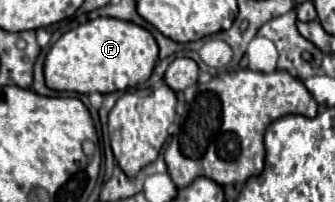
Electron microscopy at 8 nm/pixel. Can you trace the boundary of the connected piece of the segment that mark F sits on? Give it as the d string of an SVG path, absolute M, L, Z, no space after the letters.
M97 17L77 29L63 33L47 53L45 59L45 83L55 91L75 93L111 93L111 87L125 91L145 83L159 57L155 37L131 21L119 21L115 17Z

